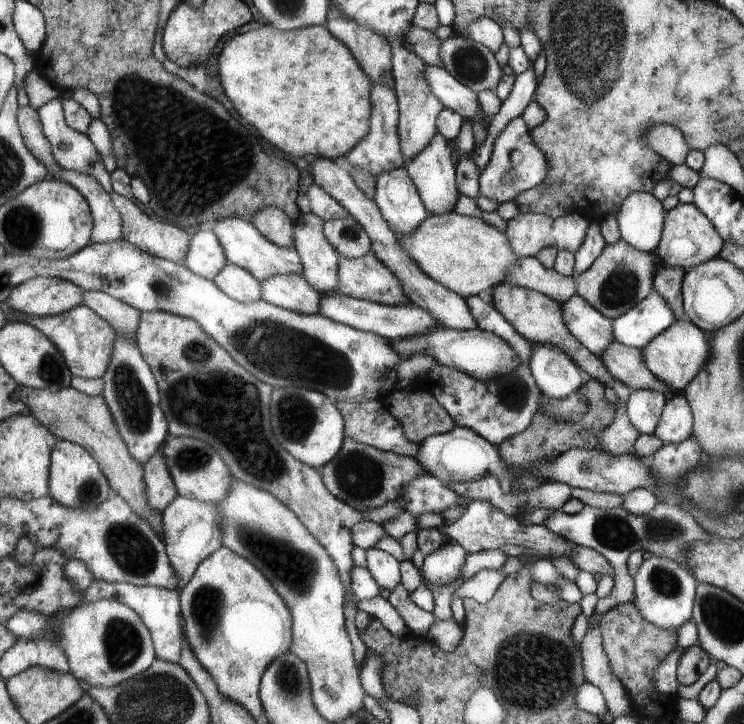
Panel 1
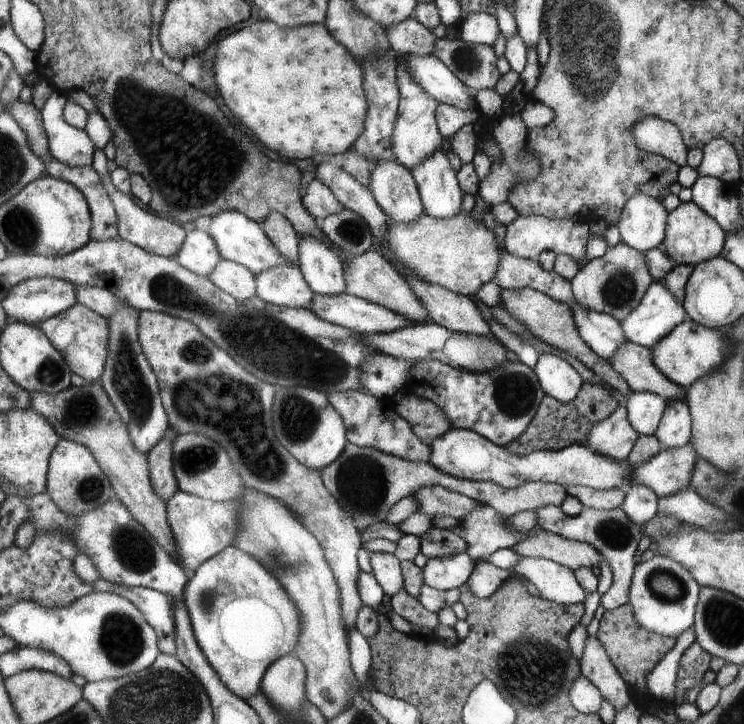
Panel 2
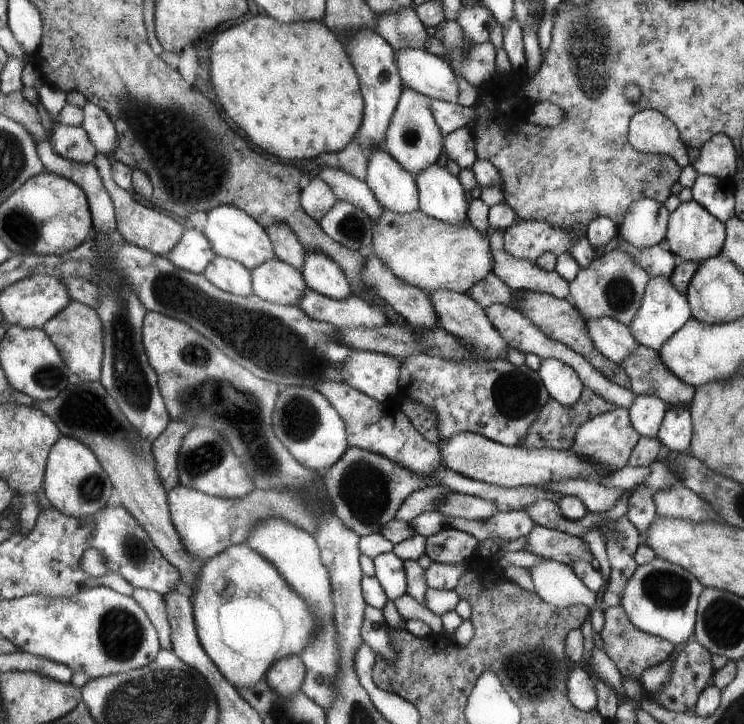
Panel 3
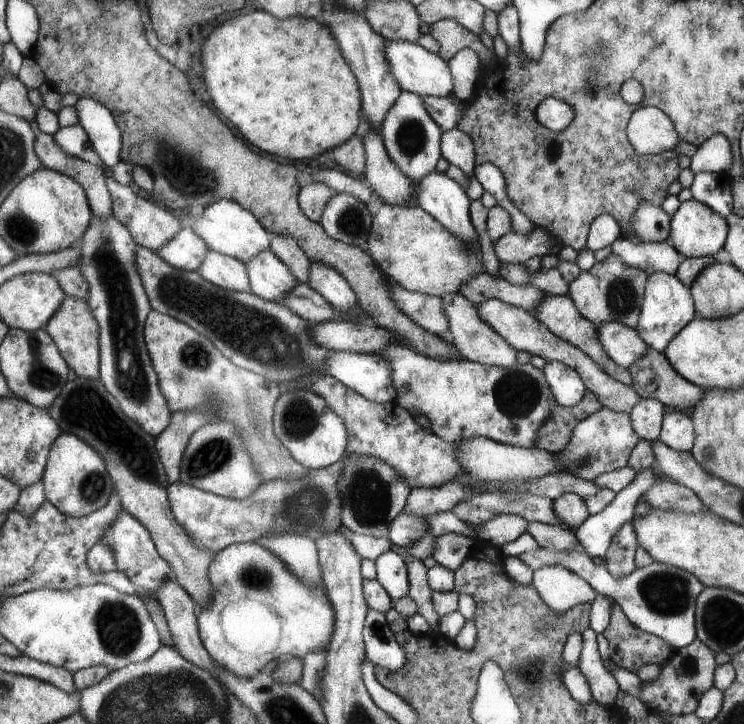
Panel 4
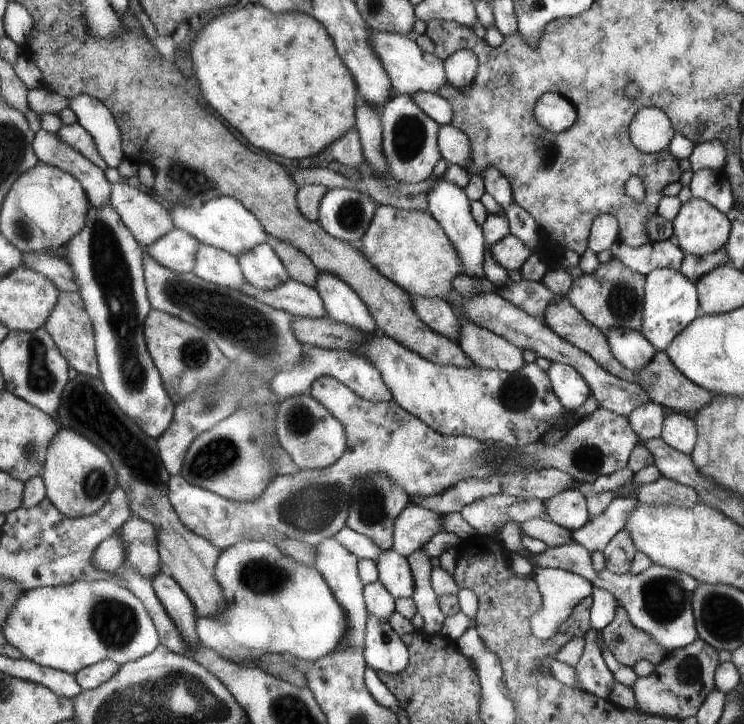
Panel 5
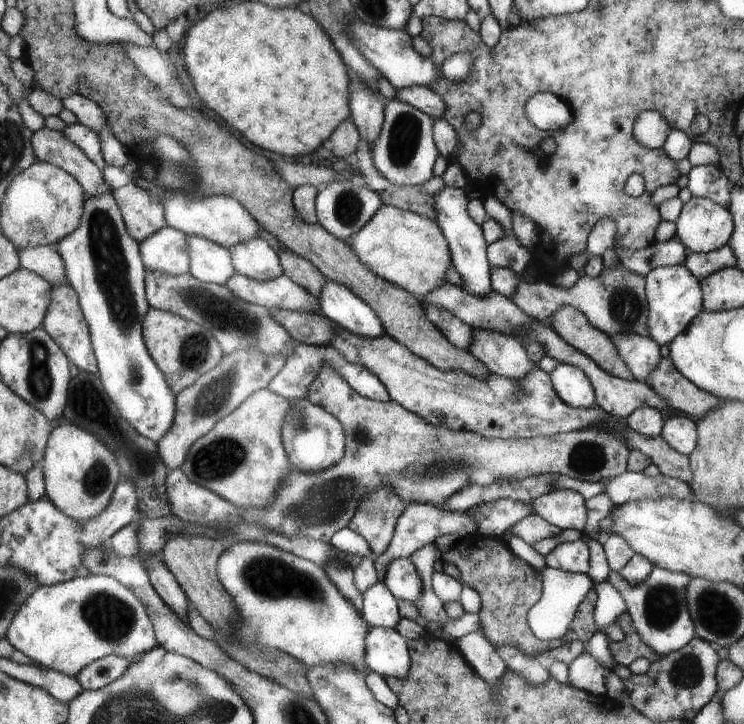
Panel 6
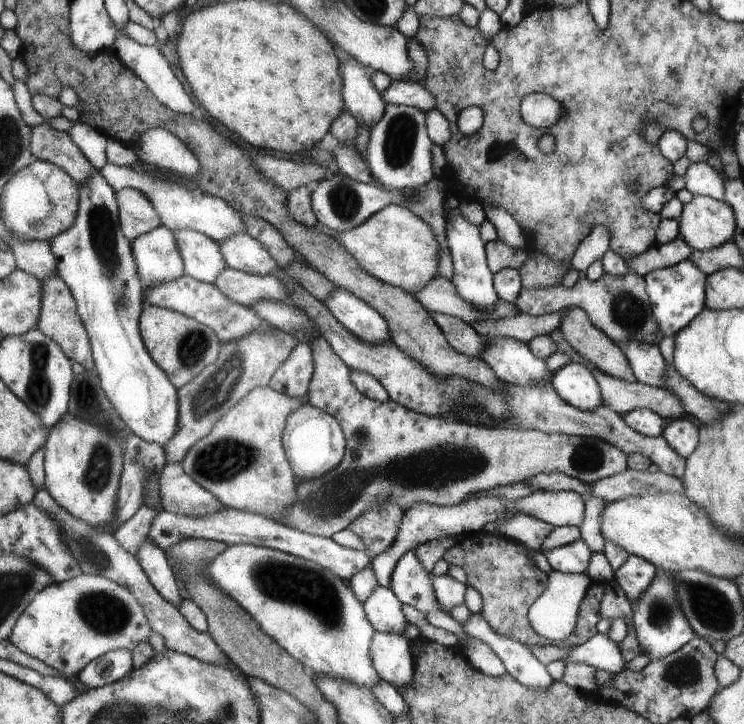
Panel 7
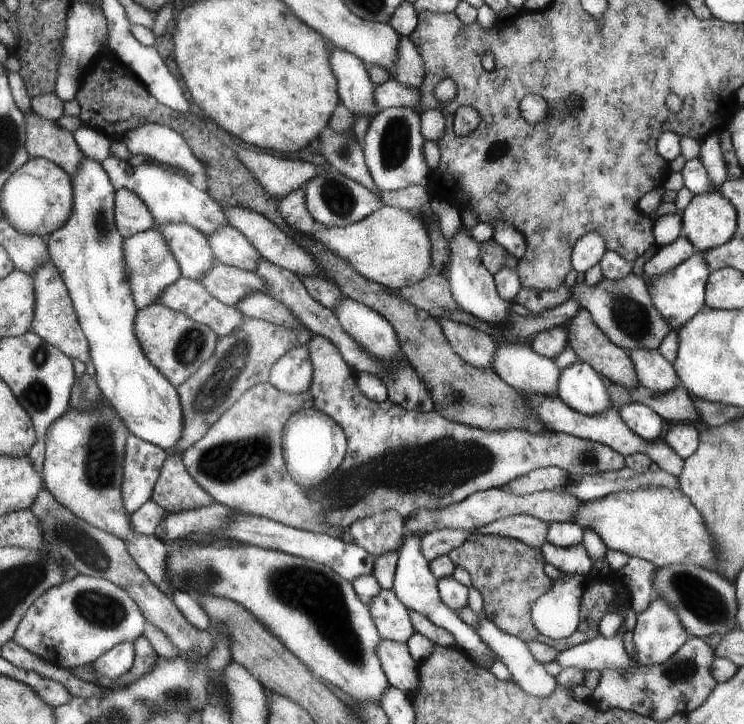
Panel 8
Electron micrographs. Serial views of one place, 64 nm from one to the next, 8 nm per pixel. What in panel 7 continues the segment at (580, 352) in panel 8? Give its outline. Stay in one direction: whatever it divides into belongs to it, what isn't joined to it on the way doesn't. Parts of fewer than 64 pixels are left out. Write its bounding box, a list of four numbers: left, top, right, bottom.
[556,306,636,383]

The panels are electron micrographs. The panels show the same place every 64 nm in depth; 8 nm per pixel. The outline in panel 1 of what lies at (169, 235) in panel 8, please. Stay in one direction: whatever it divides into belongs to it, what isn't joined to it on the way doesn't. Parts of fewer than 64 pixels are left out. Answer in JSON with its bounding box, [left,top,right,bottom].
[212,262,262,303]

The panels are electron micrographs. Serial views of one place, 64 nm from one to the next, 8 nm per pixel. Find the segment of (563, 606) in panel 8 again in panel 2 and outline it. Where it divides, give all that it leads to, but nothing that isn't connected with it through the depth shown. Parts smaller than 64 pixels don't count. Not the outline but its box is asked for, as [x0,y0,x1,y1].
[507,557,588,605]

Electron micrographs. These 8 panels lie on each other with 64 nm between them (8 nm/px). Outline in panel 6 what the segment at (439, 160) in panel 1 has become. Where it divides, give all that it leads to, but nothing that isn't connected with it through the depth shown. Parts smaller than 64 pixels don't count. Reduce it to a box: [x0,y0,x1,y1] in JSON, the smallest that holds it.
[433,185,491,297]

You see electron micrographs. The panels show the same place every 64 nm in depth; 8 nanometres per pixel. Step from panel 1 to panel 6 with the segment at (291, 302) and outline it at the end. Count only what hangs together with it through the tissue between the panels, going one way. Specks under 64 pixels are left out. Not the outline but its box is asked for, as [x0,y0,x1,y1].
[228,238,284,282]

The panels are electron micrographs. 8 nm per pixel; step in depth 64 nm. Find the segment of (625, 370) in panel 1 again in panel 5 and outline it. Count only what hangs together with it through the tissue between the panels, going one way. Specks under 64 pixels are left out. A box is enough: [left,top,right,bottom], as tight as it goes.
[635,351,712,415]

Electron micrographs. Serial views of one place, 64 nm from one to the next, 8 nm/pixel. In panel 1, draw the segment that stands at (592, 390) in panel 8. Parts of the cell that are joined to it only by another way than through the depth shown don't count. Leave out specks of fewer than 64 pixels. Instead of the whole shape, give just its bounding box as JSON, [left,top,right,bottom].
[526,343,586,397]

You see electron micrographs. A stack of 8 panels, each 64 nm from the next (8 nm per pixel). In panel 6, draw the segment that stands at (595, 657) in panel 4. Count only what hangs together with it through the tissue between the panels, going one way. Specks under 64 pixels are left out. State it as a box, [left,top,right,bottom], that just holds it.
[567,652,609,696]

